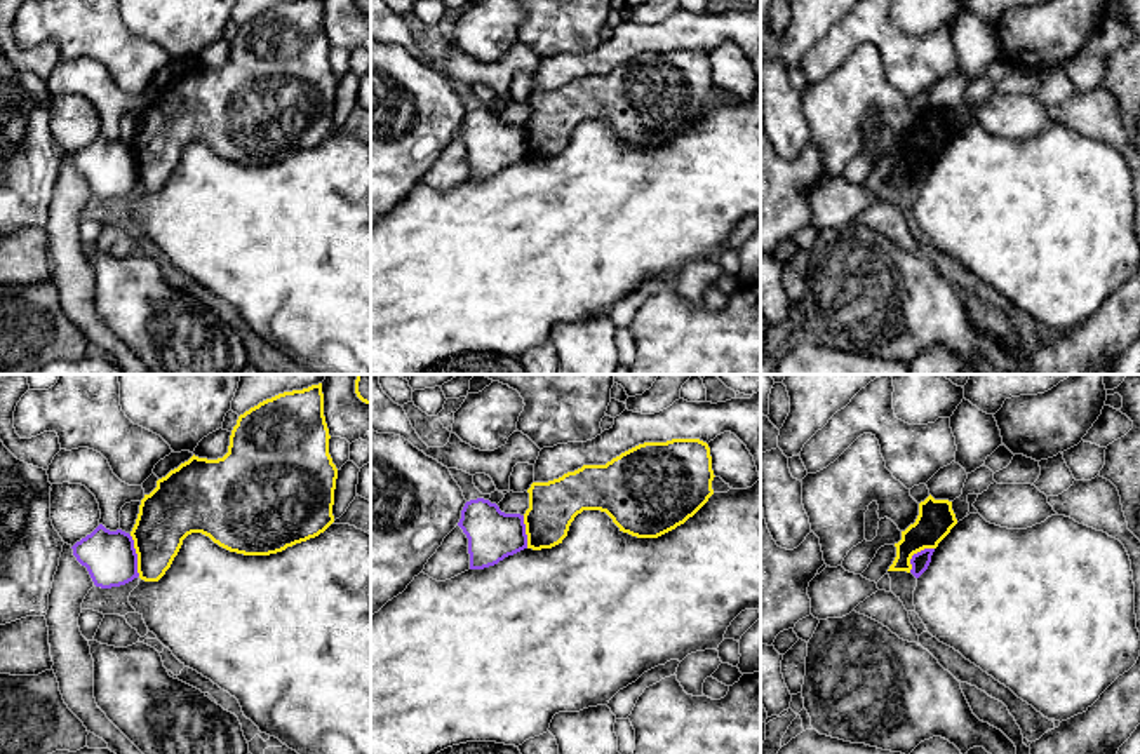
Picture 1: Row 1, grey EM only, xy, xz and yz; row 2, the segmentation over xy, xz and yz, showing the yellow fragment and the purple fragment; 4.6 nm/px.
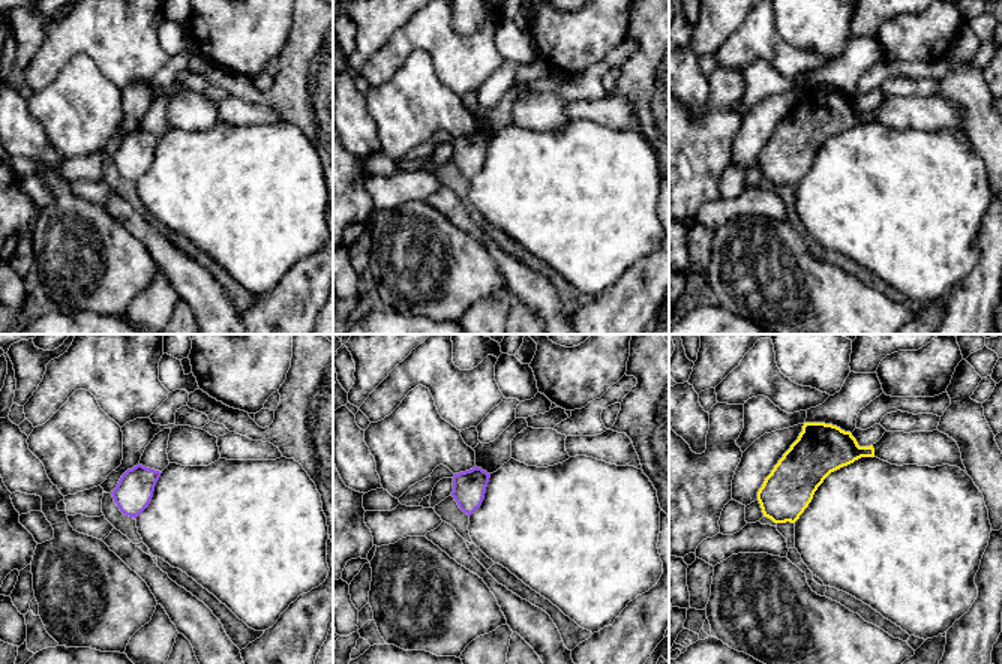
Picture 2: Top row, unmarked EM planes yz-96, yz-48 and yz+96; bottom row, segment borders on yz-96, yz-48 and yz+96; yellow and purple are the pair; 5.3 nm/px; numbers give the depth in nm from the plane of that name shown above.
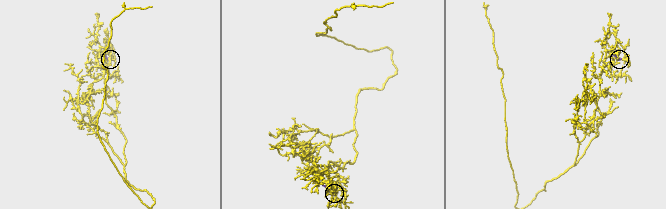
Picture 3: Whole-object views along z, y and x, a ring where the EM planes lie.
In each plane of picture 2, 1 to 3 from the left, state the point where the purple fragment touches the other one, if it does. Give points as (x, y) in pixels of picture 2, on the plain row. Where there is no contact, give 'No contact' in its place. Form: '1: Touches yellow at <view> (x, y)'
1: No contact
2: No contact
3: No contact

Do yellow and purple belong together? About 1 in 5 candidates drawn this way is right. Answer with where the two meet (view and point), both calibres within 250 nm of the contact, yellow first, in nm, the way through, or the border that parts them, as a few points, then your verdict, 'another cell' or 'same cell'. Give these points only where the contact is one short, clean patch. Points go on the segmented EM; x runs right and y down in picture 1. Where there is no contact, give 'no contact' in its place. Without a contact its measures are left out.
meets yellow in xy at (138, 556); 260 nm thick on the yellow side, 240 nm on the other; border along xy (129, 535), (140, 575); another cell

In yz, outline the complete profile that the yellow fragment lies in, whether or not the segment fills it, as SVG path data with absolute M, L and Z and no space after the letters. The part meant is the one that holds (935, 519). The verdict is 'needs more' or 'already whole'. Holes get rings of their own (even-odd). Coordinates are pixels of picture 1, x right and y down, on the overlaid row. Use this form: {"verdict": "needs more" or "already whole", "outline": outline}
{"verdict": "already whole", "outline": "M931 495L919 503L919 515L914 524L902 531L902 540L895 543L896 557L888 571L910 573L910 559L924 549L936 549L938 543L957 524L952 502L935 500Z"}

